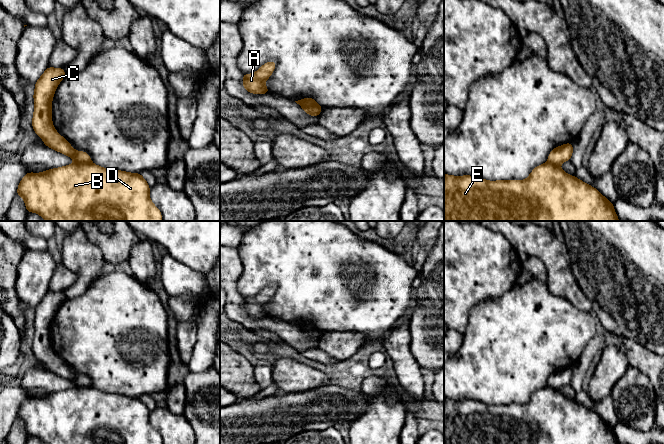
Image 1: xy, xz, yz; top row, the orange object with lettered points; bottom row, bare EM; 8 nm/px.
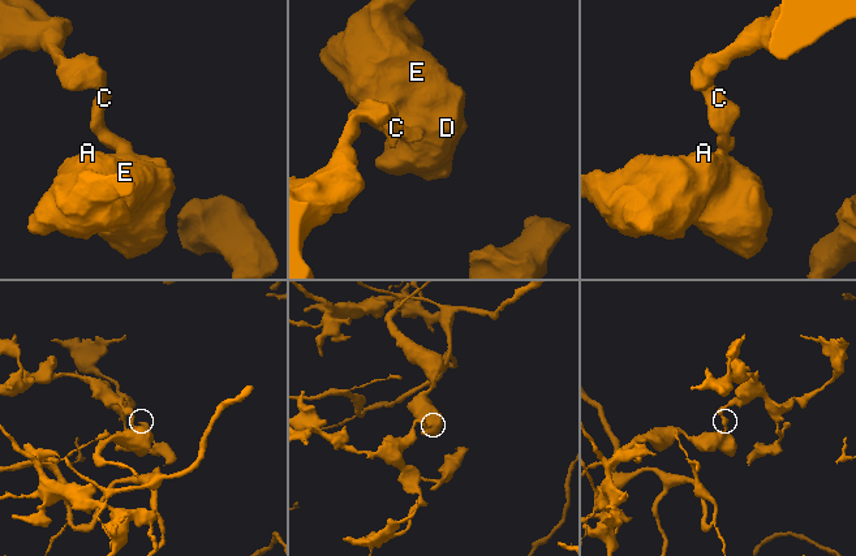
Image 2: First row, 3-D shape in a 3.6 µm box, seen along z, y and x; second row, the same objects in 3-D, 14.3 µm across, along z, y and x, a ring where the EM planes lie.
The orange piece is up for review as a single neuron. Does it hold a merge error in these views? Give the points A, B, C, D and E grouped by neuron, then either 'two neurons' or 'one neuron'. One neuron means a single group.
A B D E / C; two neurons

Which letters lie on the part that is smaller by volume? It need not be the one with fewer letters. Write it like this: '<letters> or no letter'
A, B, D, E

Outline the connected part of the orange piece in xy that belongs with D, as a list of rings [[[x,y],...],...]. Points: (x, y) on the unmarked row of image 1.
[[[75,386],[42,397],[28,396],[16,418],[23,422],[27,436],[37,437],[45,444],[162,444],[149,415],[150,410],[140,397]]]

